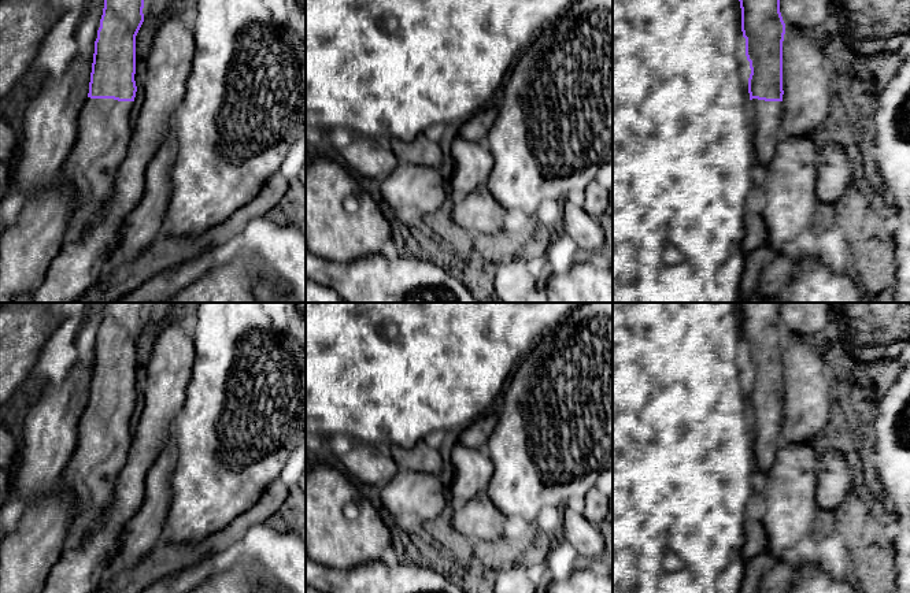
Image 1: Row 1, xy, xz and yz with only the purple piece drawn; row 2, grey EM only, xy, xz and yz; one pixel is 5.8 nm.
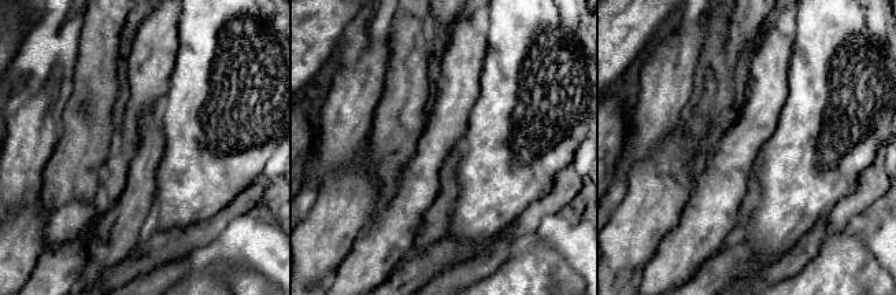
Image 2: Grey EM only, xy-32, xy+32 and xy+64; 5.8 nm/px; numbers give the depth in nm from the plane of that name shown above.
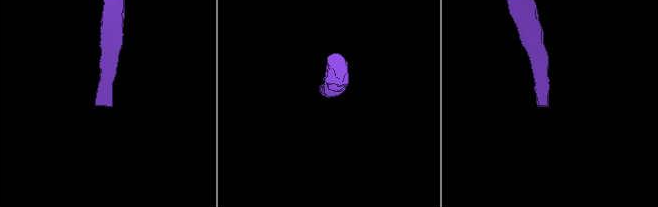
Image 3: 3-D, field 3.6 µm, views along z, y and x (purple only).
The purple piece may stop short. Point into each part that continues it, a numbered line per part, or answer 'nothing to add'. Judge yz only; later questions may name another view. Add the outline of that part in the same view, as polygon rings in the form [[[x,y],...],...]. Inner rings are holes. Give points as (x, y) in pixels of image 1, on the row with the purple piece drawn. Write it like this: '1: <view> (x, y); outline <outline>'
1: yz (766, 133); outline [[[752,99],[751,111],[755,164],[766,166],[773,160],[777,144],[784,137],[781,129],[783,101]]]

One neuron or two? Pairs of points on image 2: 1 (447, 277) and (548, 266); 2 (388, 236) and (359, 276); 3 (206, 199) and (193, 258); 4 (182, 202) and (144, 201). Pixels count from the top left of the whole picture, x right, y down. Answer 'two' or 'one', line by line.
1: two
2: one
3: two
4: two

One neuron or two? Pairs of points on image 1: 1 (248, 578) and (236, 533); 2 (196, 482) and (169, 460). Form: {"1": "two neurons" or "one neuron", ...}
{"1": "two neurons", "2": "two neurons"}

